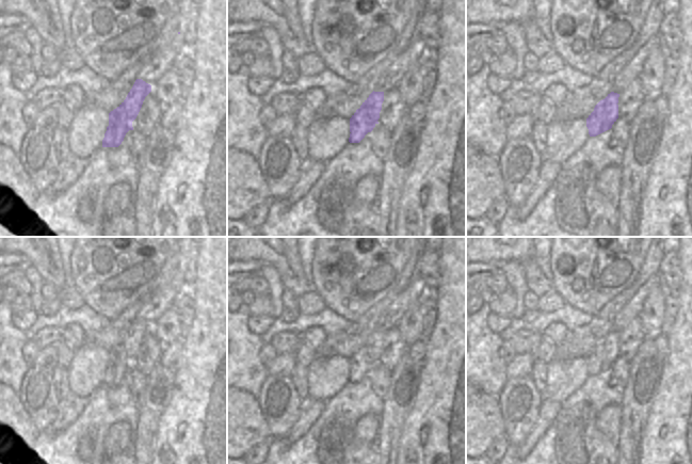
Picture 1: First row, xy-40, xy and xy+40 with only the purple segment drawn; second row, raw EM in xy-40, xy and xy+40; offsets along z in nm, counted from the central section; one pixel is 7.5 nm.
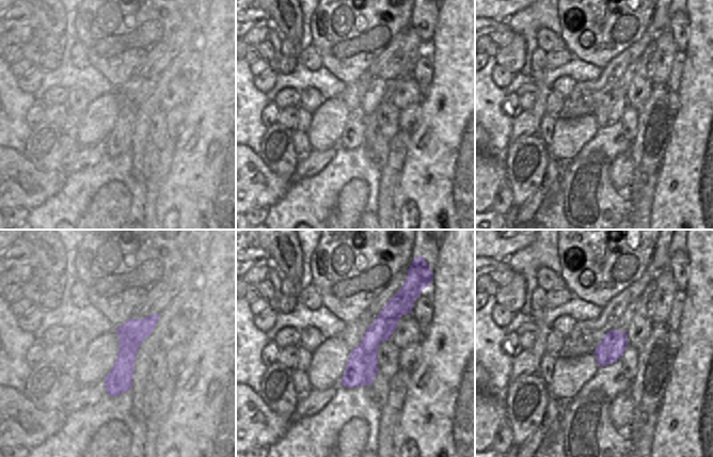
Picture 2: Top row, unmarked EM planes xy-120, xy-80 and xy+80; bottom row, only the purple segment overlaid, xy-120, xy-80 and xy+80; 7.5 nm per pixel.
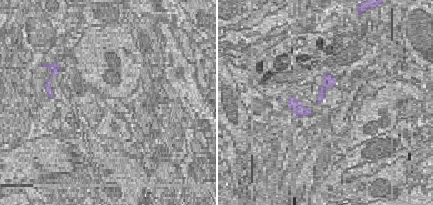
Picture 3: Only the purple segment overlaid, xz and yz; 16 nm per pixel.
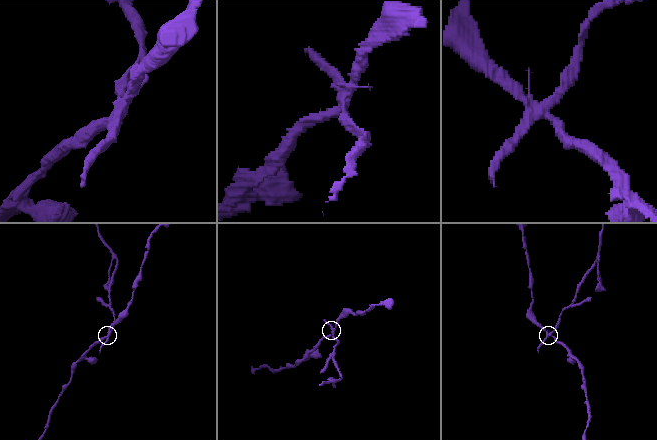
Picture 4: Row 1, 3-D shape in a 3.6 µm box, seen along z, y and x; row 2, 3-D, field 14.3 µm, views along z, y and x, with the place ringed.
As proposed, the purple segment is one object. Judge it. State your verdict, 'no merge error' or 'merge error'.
merge error

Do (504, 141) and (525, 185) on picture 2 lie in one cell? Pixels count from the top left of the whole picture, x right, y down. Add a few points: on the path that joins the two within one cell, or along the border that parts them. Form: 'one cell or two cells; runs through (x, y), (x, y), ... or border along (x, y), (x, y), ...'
two cells; border along (510, 142), (503, 152)

